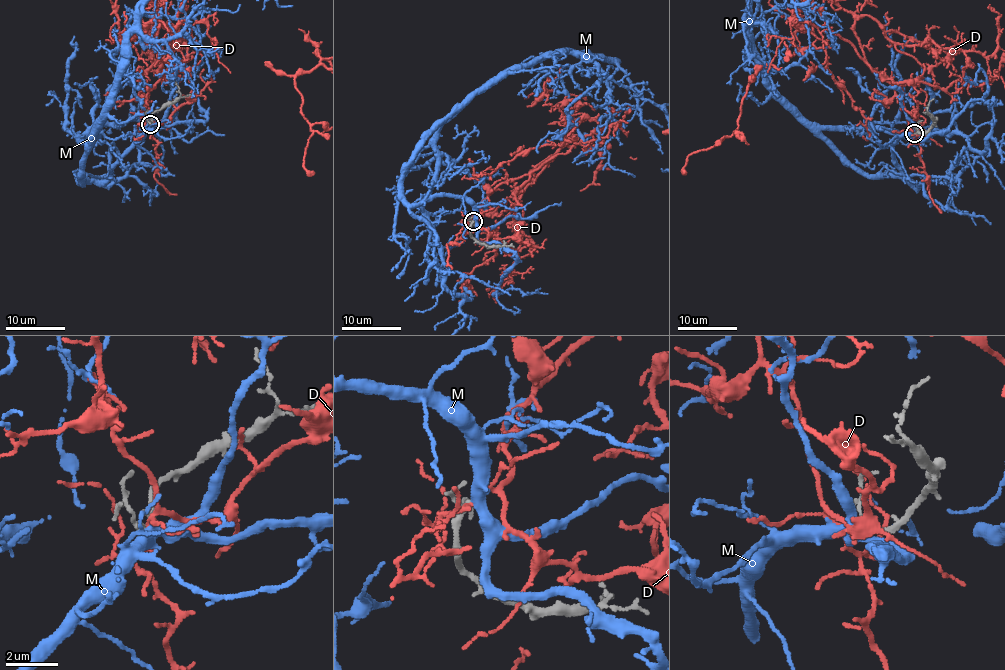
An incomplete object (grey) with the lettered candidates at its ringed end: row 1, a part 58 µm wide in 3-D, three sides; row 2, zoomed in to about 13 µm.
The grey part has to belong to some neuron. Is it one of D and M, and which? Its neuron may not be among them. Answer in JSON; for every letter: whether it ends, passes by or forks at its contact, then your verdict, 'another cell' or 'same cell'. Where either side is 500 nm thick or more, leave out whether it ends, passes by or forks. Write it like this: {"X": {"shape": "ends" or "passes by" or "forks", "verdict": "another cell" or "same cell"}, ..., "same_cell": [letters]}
{"D": {"shape": "forks", "verdict": "another cell"}, "M": {"shape": "passes by", "verdict": "same cell"}, "same_cell": ["M"]}

